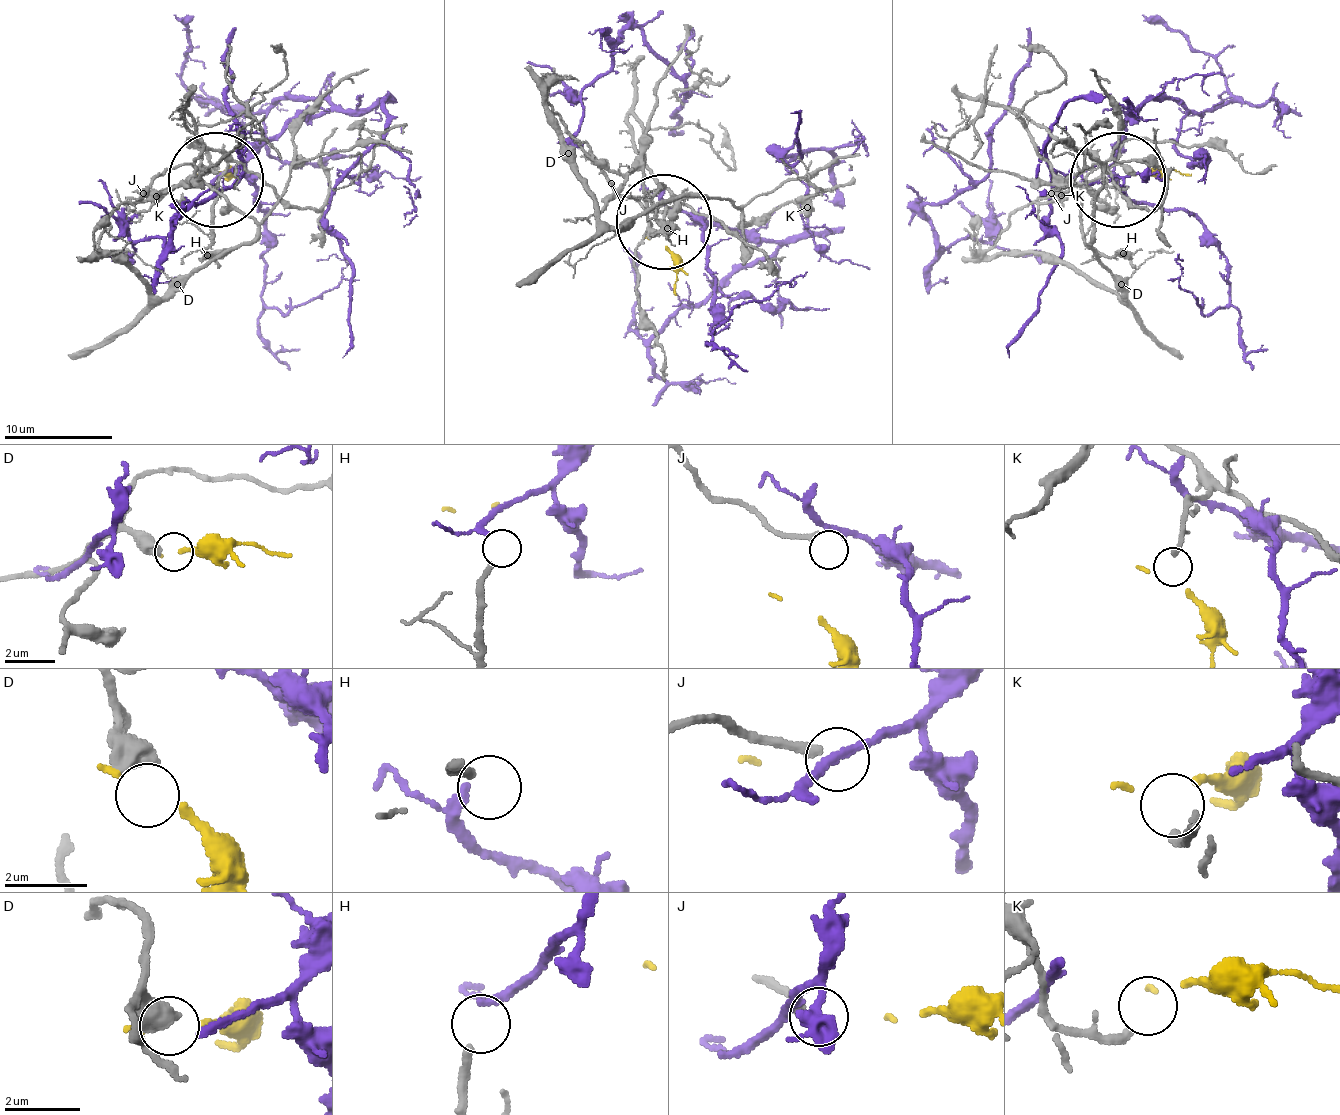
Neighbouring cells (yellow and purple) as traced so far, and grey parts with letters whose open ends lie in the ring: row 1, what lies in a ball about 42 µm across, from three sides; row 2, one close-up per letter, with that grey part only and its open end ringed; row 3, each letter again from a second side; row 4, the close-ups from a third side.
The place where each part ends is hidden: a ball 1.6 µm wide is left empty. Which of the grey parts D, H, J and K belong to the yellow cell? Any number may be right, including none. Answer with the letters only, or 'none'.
D

